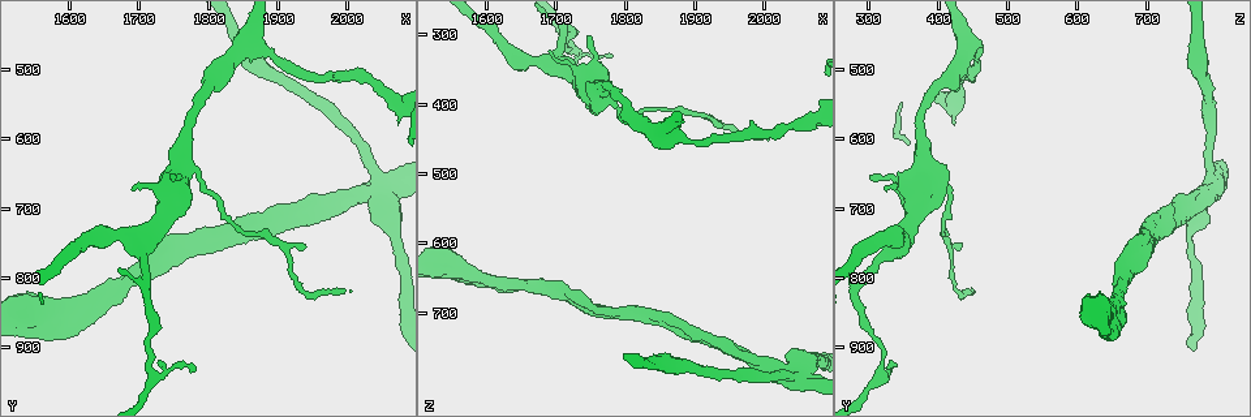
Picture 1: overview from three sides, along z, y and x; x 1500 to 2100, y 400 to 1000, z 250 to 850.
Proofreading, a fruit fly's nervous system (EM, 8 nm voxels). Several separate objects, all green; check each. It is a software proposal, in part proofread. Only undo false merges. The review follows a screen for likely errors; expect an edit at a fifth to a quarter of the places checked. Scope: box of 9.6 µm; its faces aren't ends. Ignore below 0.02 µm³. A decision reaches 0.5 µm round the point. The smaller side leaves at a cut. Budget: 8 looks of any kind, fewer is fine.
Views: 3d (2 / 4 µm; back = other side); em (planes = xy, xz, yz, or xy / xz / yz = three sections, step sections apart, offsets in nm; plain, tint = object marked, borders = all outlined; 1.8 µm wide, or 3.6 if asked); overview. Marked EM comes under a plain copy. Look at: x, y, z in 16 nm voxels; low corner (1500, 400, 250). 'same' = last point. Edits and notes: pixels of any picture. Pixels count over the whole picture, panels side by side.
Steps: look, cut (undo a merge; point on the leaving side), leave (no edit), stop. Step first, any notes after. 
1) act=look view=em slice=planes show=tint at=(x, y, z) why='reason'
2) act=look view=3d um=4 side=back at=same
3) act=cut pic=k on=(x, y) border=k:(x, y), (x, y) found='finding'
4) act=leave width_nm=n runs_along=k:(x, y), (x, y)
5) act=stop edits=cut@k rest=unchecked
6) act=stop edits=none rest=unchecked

act=look view=3d um=2 at=(1735, 780, 685)

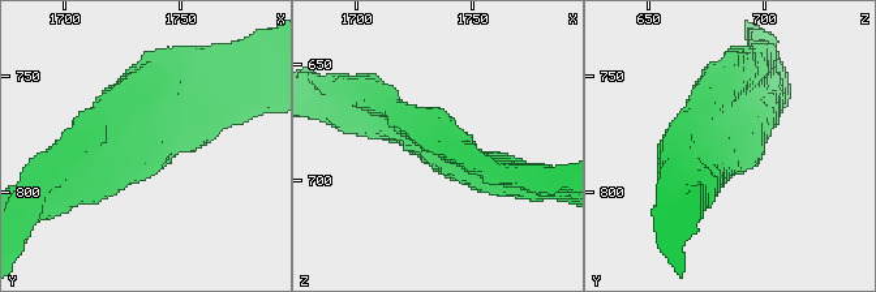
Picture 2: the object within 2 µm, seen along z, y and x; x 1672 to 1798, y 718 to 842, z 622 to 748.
act=look view=em slice=planes show=tint at=(1730, 779, 681) why='need the tissue'

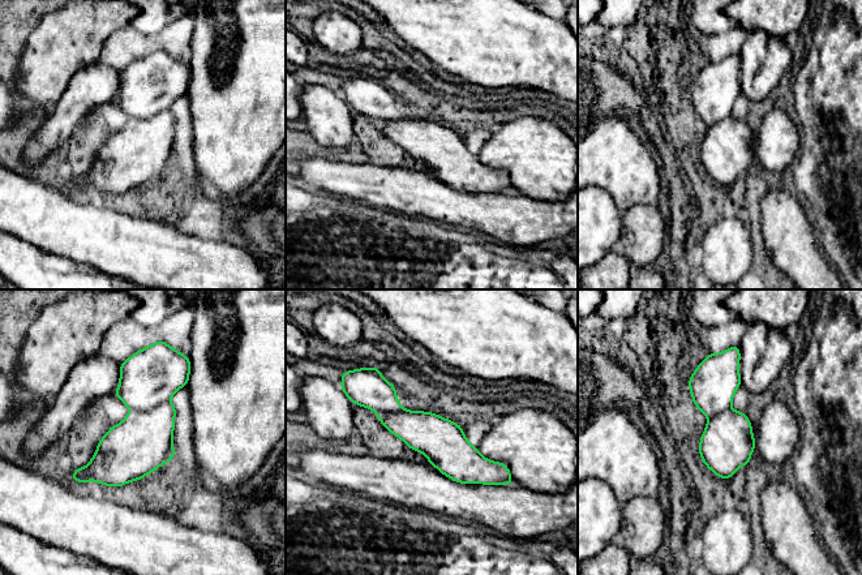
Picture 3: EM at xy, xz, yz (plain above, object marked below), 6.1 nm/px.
act=leave found='continuous, no second neuron'

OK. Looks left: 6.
act=look view=em um=3.6 slice=xy step=8 show=tint at=(1760, 645, 380) why='thin arm on a thick one'

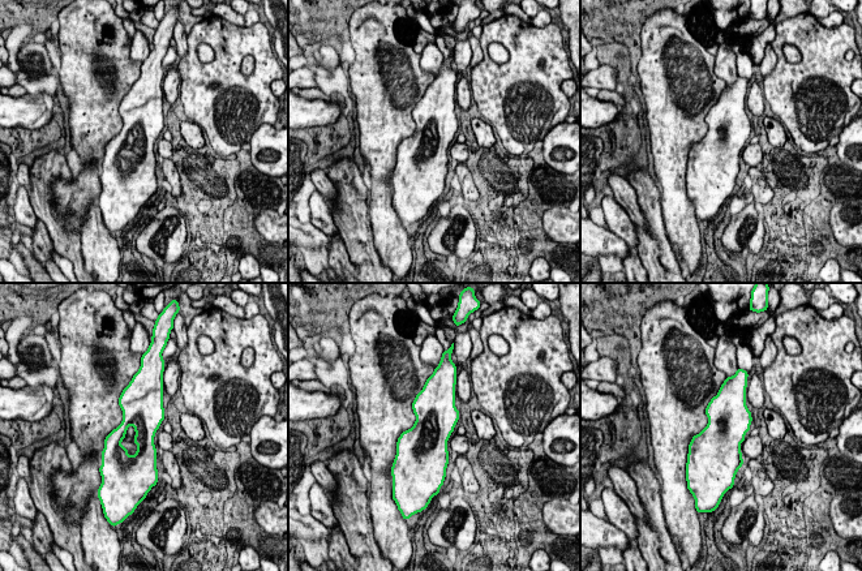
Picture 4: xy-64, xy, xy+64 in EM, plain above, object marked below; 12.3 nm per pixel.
act=look view=em um=3.6 slice=planes show=tint at=same

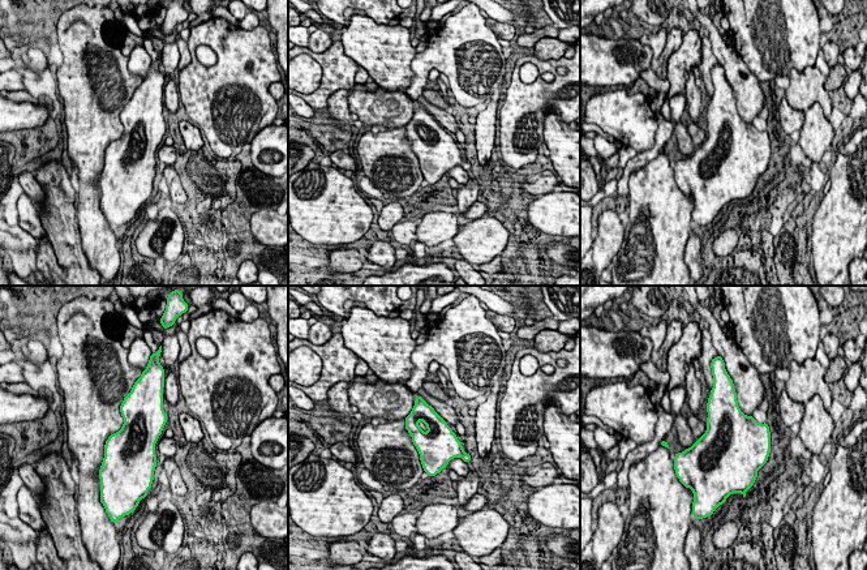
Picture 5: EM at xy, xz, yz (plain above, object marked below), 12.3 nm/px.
act=leave found='one neuron here'

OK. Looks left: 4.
act=look view=em slice=planes show=tint at=(1905, 495, 455) why='thick turns thin'

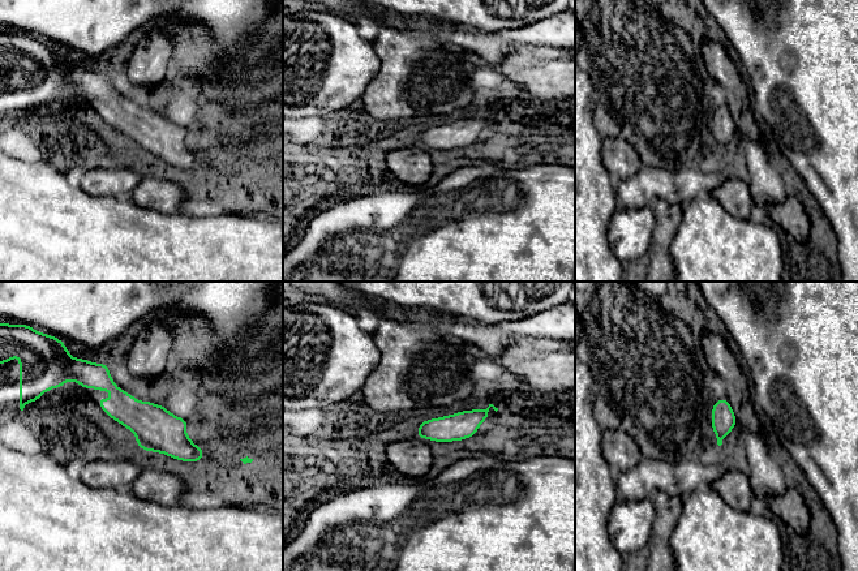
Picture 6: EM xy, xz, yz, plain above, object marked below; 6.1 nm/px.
act=leave width_nm=150 runs_along=6:(88, 368), (142, 419), (200, 454) found='continuous, no second neuron'

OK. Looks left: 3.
act=look view=3d um=2 at=(2035, 675, 785)

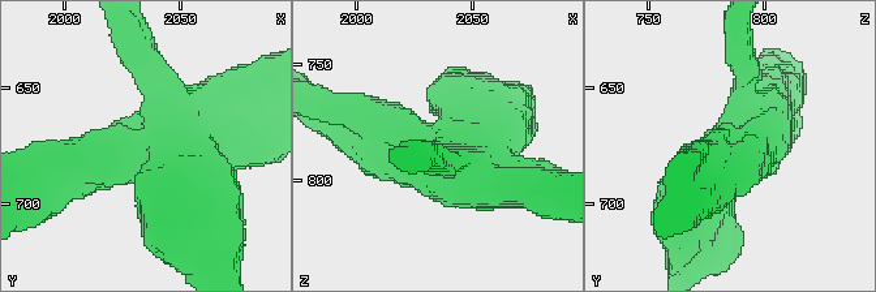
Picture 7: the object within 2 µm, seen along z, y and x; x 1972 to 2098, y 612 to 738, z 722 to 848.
act=look view=em slice=planes show=tint at=(2036, 678, 785) arms=4

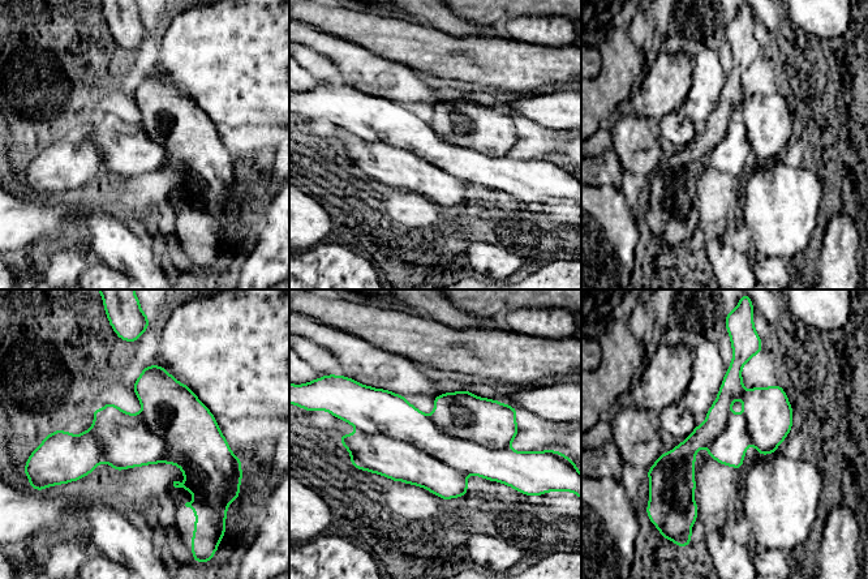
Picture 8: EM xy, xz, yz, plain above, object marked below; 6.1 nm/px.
act=cut pic=8 on=(489, 423) width_nm=300 part_leaving=8:(742, 359), (684, 453), (692, 505) found='two neurons meet here'

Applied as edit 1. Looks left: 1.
act=stop edits=cut@8 rest=unchecked

